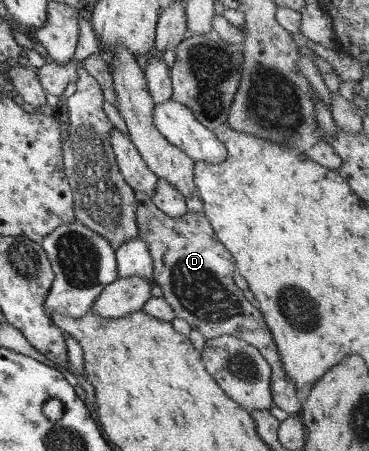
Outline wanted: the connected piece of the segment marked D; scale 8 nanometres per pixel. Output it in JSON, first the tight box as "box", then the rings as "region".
{"box":[133,191,303,415],"region":[[[134,191],[133,194],[136,200],[135,224],[137,225],[137,236],[144,240],[152,260],[152,282],[156,283],[162,290],[162,297],[170,305],[174,317],[184,320],[190,326],[190,329],[198,331],[205,341],[228,334],[241,338],[244,343],[256,348],[256,351],[260,352],[260,355],[266,360],[271,371],[269,383],[271,402],[287,415],[298,415],[303,393],[295,388],[295,385],[285,374],[271,333],[268,331],[258,308],[247,302],[241,294],[241,290],[234,285],[232,277],[235,264],[232,256],[216,239],[203,212],[186,212],[179,218],[171,218],[156,209],[150,195],[139,191]]]}

